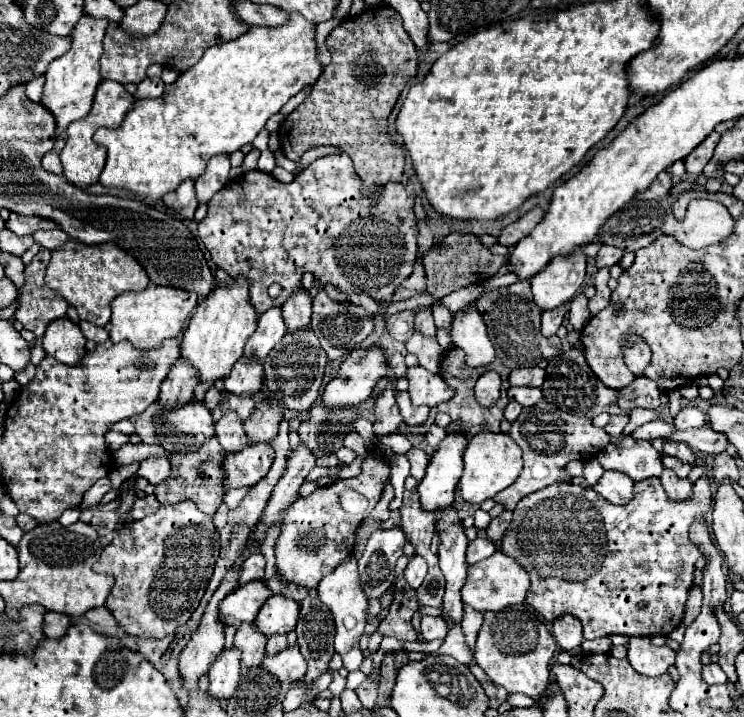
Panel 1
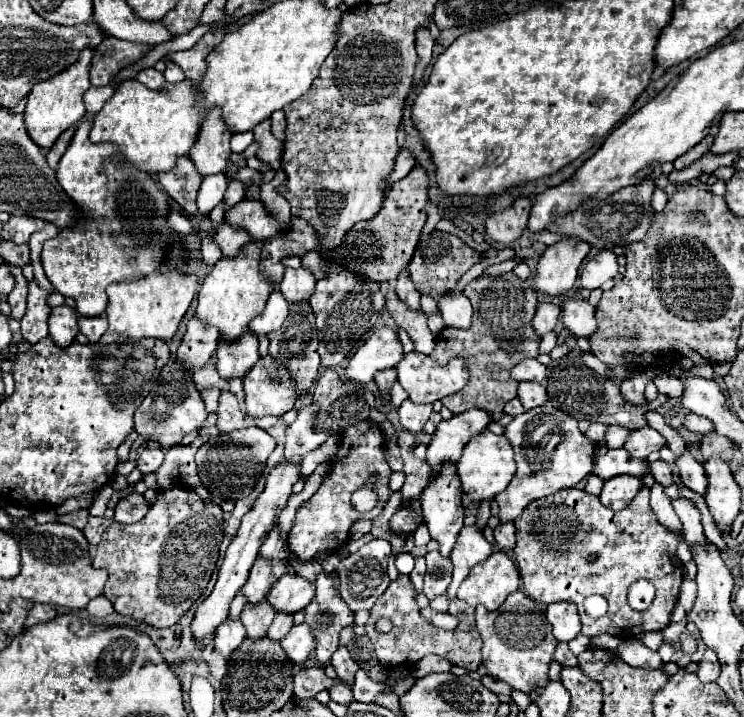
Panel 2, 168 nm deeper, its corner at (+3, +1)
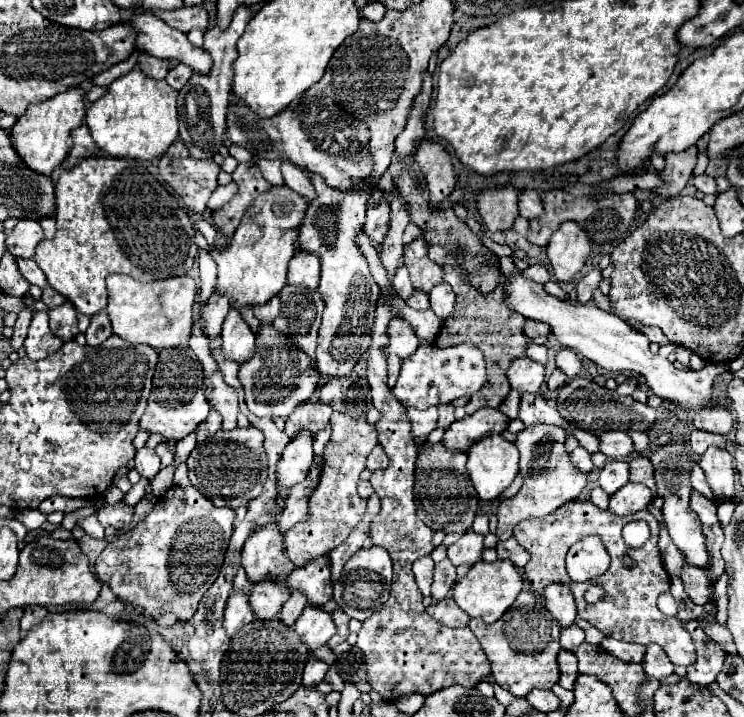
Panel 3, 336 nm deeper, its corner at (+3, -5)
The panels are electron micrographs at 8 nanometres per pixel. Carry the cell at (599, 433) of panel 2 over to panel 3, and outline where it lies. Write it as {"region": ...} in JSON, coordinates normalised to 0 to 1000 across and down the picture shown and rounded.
{"region":[[[777,622],[777,625],[769,630],[769,642],[772,642],[772,650],[780,653],[780,656],[785,656],[785,658],[793,658],[793,656],[798,653],[798,647],[796,647],[796,633],[793,633],[788,625],[782,625],[782,622]]]}

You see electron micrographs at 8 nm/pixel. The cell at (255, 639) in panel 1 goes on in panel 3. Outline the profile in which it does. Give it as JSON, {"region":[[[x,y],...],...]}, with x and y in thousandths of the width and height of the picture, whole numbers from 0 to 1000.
{"region":[[[358,809],[358,815],[341,817],[336,828],[336,848],[347,865],[366,865],[376,854],[387,831],[390,828],[384,826],[384,820],[379,820],[379,812],[363,815],[363,809]]]}

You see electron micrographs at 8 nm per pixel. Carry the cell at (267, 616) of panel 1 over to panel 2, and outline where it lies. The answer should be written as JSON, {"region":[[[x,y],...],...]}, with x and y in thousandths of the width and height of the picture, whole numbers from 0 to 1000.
{"region":[[[382,801],[363,823],[358,837],[374,854],[401,854],[411,848],[422,834],[422,812],[401,803],[401,801]]]}

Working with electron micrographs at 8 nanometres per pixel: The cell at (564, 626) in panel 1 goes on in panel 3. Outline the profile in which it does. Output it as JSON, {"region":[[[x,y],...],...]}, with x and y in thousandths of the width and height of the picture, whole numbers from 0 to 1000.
{"region":[[[745,815],[734,820],[731,837],[734,837],[734,851],[750,865],[755,876],[774,870],[774,842],[772,842],[772,831],[766,820]]]}

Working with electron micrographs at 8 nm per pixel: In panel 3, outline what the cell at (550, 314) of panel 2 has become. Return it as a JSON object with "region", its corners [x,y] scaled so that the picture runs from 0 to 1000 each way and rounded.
{"region":[[[707,446],[707,452],[704,452],[704,463],[707,463],[707,469],[712,469],[715,474],[723,471],[723,469],[737,469],[739,460],[742,460],[742,457],[739,457],[737,452],[723,449],[723,446]]]}

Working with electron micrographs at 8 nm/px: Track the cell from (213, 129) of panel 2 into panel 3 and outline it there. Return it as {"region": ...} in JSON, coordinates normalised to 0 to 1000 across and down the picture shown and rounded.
{"region":[[[320,8],[312,22],[306,39],[282,39],[274,47],[274,73],[285,78],[285,95],[280,103],[261,100],[250,120],[239,131],[239,165],[242,165],[242,192],[247,195],[253,212],[263,223],[285,223],[288,215],[301,201],[304,187],[304,162],[306,162],[306,139],[309,139],[309,106],[312,106],[312,86],[317,78],[317,59],[325,50],[333,28],[341,22],[339,8]]]}

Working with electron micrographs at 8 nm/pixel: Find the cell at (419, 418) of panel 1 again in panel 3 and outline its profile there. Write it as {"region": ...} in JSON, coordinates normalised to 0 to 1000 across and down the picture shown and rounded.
{"region":[[[548,569],[548,586],[554,594],[554,608],[570,614],[583,597],[586,597],[586,586],[589,586],[589,569],[575,569],[575,572],[559,572],[559,569]]]}

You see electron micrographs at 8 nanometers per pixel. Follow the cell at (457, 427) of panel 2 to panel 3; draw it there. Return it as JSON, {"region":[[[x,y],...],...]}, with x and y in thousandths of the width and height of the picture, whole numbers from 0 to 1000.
{"region":[[[648,569],[621,586],[608,589],[599,603],[597,603],[597,614],[594,619],[602,628],[613,628],[613,630],[629,630],[629,625],[642,616],[642,611],[659,608],[659,605],[672,605],[680,600],[683,594],[683,583],[675,580],[672,572],[661,572],[661,569]]]}

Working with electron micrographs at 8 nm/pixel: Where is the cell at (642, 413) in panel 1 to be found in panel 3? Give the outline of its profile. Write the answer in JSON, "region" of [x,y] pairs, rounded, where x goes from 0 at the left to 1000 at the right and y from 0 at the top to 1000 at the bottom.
{"region":[[[933,644],[933,650],[930,650],[930,656],[927,656],[927,672],[930,672],[930,681],[933,681],[933,683],[938,683],[938,686],[944,686],[949,695],[960,697],[960,689],[954,686],[954,678],[952,678],[949,669],[946,669],[946,658],[935,650],[935,644]]]}

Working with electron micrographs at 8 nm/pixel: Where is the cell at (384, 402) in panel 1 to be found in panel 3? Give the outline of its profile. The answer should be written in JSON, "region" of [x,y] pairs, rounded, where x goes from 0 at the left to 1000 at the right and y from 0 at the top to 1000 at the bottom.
{"region":[[[535,497],[522,499],[522,541],[530,541],[530,536],[532,536],[532,527],[538,519],[538,505],[540,502],[535,502]]]}

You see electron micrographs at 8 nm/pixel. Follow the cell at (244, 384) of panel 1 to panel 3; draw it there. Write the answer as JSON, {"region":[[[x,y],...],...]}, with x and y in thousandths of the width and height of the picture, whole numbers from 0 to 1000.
{"region":[[[309,432],[298,452],[298,491],[304,502],[315,502],[328,508],[341,497],[344,469],[333,457],[333,452],[320,441],[320,435]]]}

